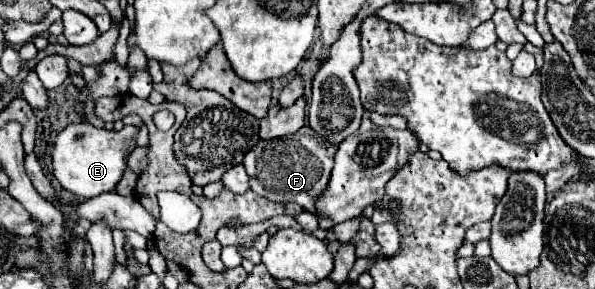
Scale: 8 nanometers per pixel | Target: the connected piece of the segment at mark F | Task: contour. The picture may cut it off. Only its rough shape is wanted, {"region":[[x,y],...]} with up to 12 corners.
{"region":[[304,126],[246,156],[250,190],[316,214],[336,146]]}

